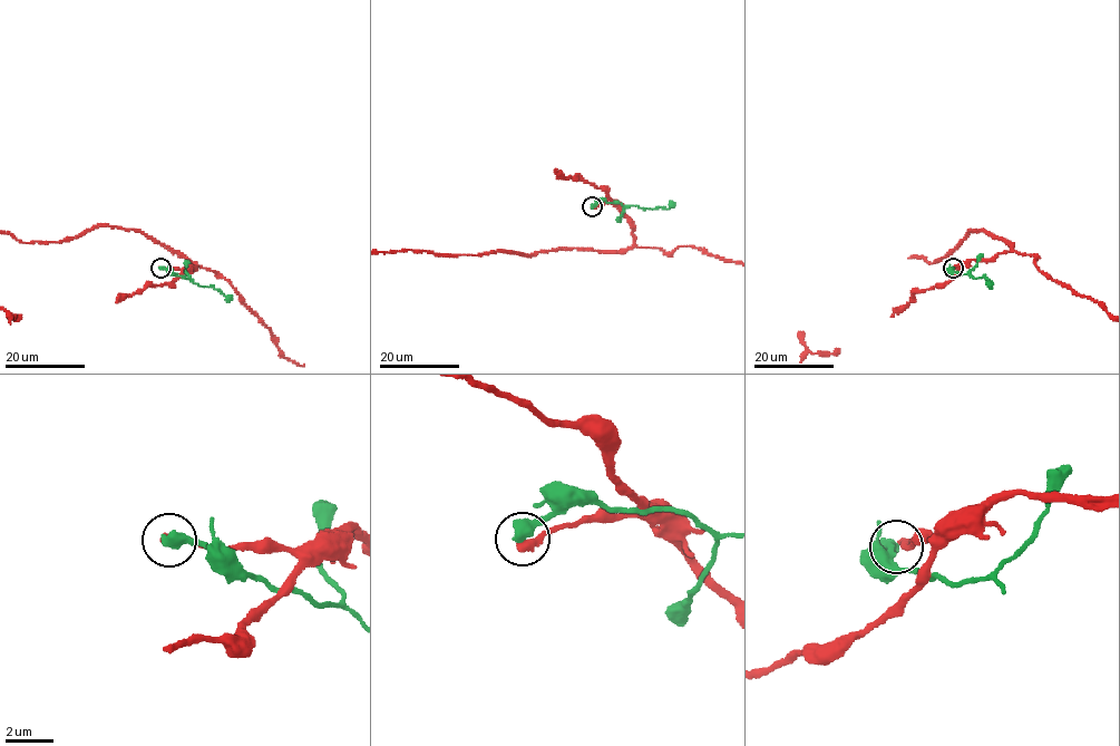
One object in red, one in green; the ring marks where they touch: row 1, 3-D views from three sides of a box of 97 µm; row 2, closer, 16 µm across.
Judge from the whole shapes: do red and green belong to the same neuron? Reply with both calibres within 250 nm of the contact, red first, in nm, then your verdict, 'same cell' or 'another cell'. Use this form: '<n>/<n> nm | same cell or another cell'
360/550 nm | another cell

